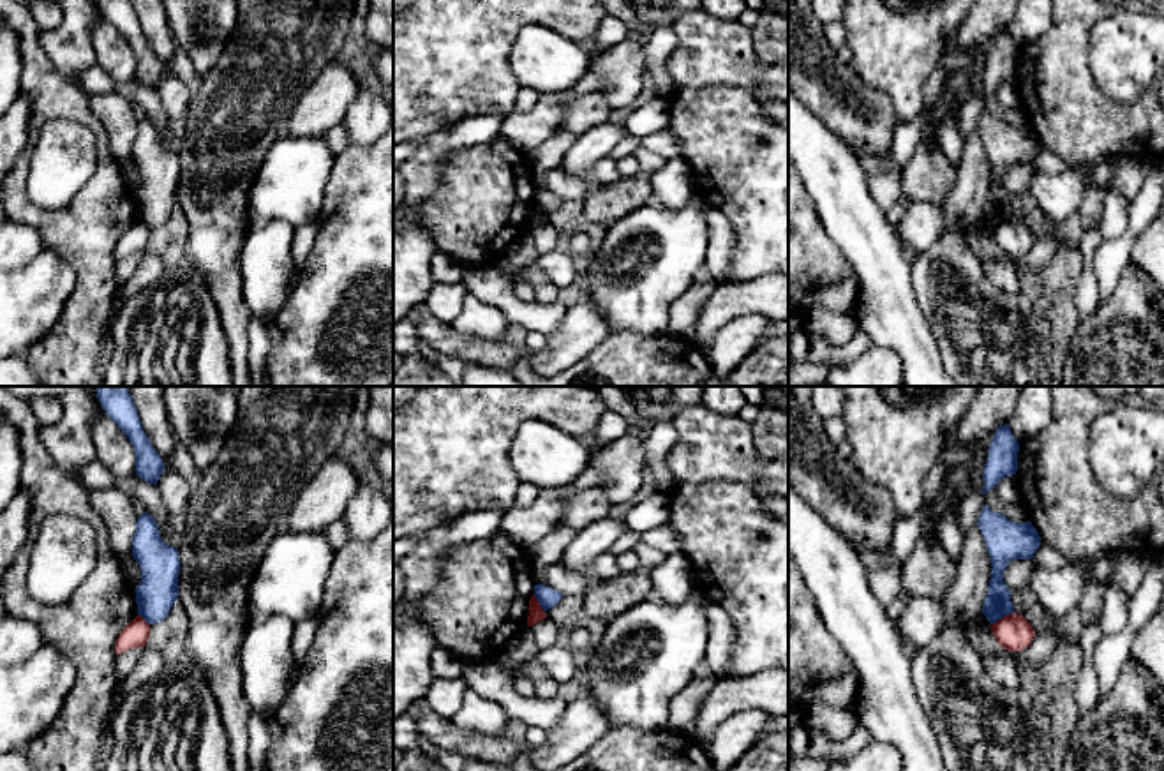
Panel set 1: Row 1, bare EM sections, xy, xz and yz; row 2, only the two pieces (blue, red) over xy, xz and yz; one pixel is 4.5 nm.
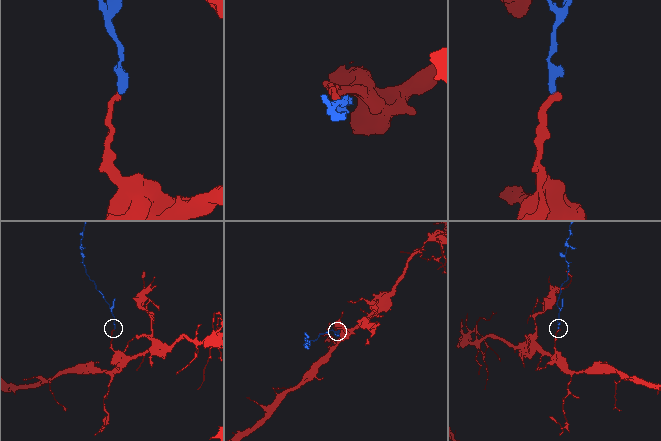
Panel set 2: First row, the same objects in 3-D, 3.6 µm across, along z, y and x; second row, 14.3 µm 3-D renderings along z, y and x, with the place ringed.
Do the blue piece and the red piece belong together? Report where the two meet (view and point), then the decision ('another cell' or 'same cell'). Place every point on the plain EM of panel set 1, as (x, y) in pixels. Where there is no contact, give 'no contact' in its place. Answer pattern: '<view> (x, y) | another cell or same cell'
yz (1002, 221) | another cell

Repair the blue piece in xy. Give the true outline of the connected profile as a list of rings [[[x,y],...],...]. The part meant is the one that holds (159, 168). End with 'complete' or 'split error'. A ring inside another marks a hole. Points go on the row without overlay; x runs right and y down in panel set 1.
[[[141,118],[132,141],[132,162],[141,173],[136,192],[138,221],[148,229],[168,222],[178,205],[178,153],[162,146],[157,127],[150,118]]]; complete

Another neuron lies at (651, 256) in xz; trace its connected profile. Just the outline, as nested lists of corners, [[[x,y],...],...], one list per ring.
[[[695,192],[683,208],[665,210],[656,205],[638,206],[607,228],[596,252],[584,263],[584,300],[594,303],[605,316],[612,333],[663,333],[668,328],[668,311],[698,277],[707,259],[709,228],[704,198]]]

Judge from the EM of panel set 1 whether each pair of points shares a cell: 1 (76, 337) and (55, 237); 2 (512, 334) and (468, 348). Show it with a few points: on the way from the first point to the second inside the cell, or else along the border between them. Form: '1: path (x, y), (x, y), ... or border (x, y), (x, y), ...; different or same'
1: path (85, 313), (85, 265), (80, 260); same
2: path (501, 344), (498, 348), (478, 348); same

